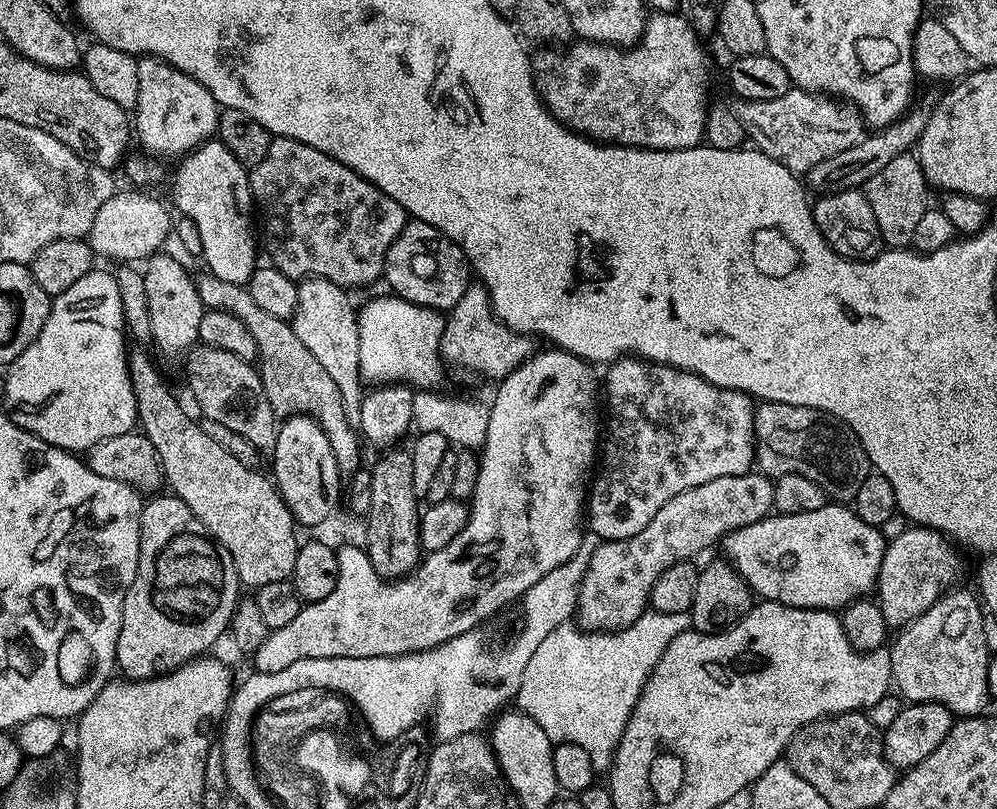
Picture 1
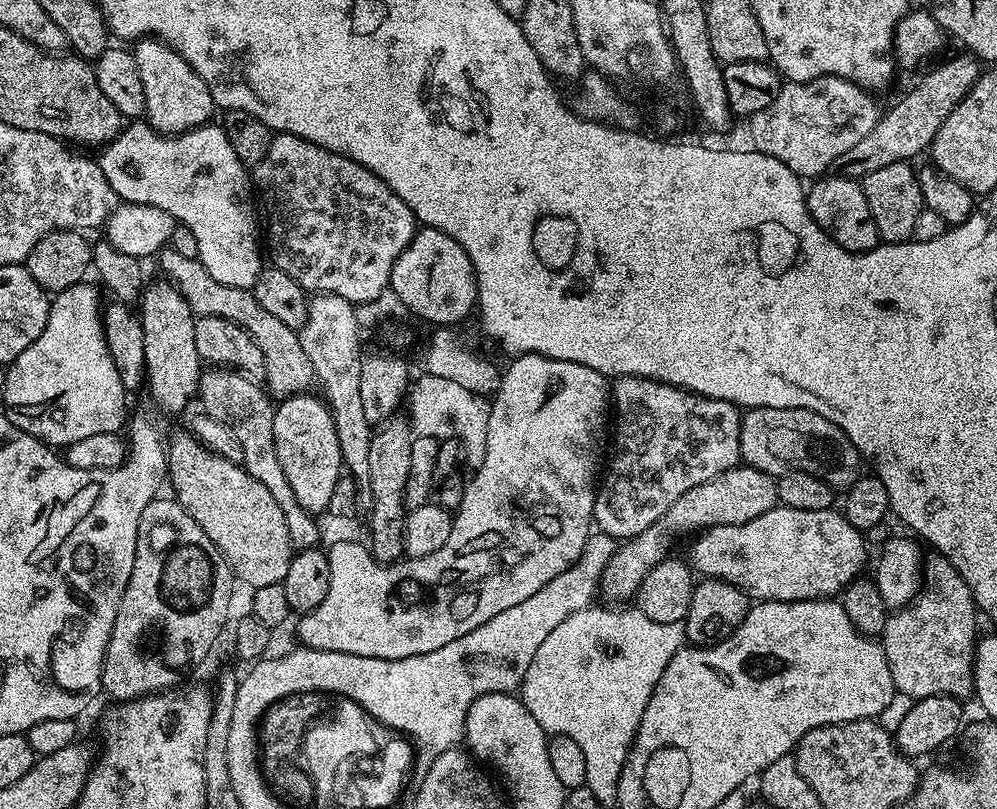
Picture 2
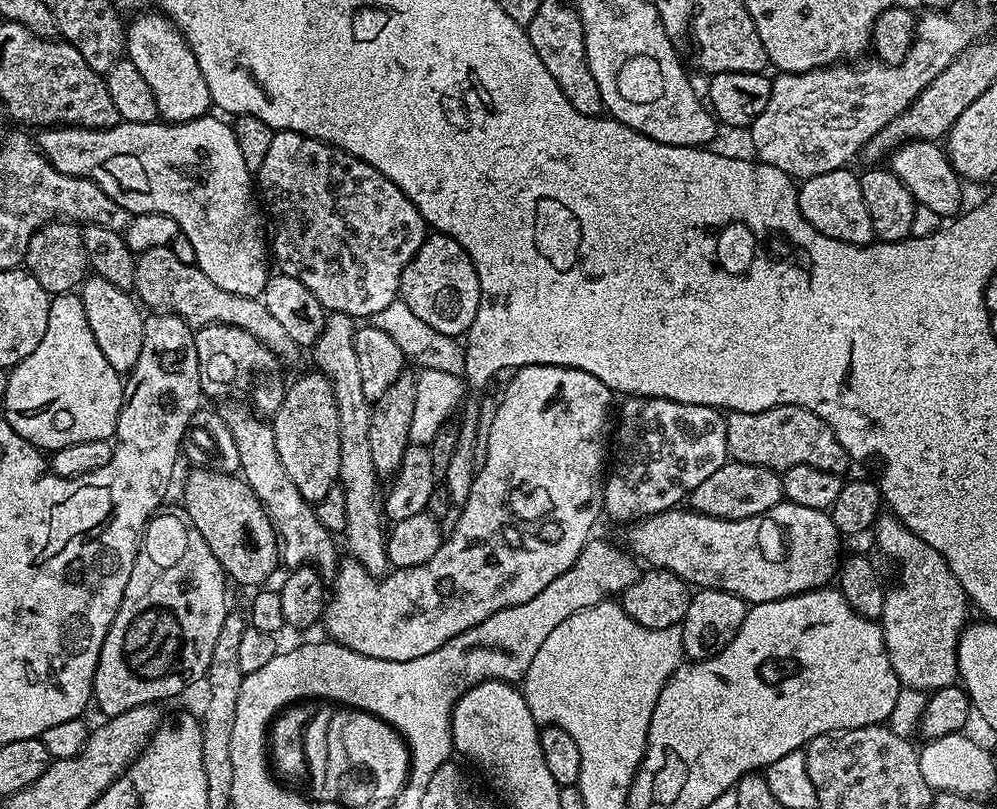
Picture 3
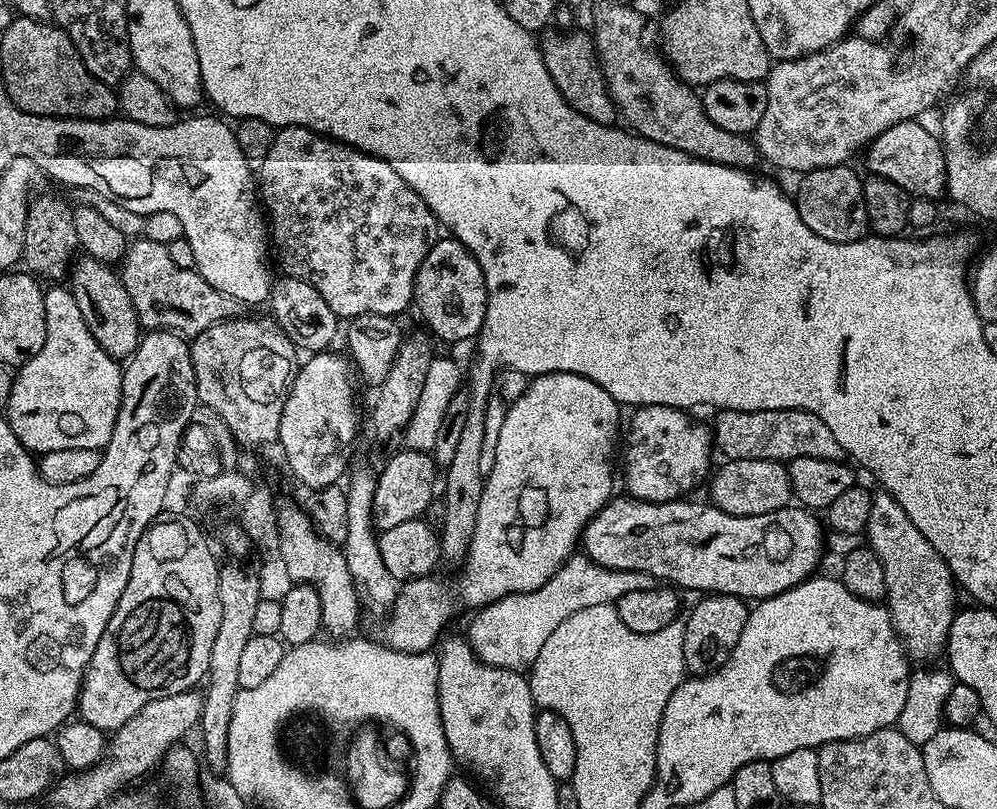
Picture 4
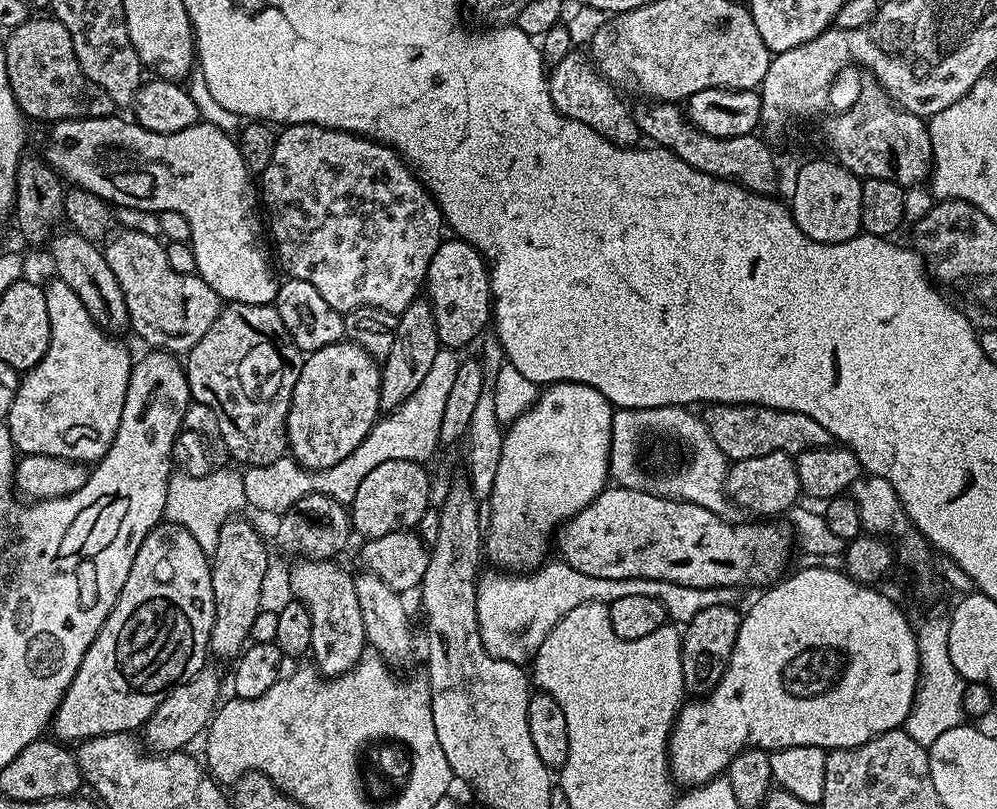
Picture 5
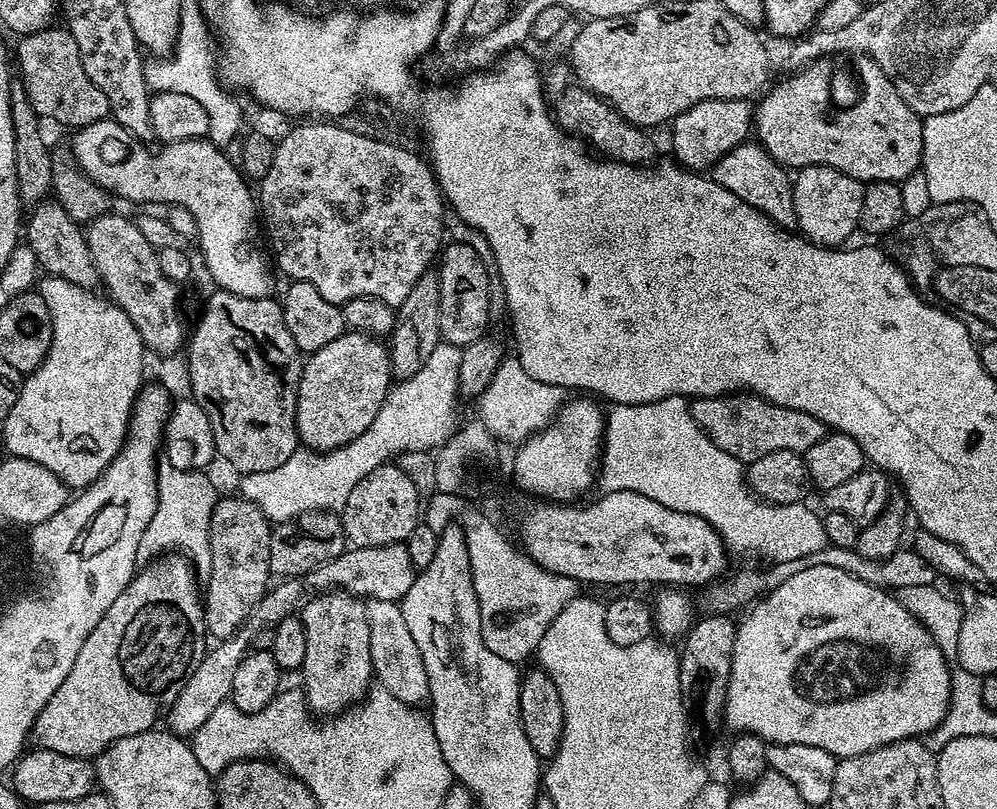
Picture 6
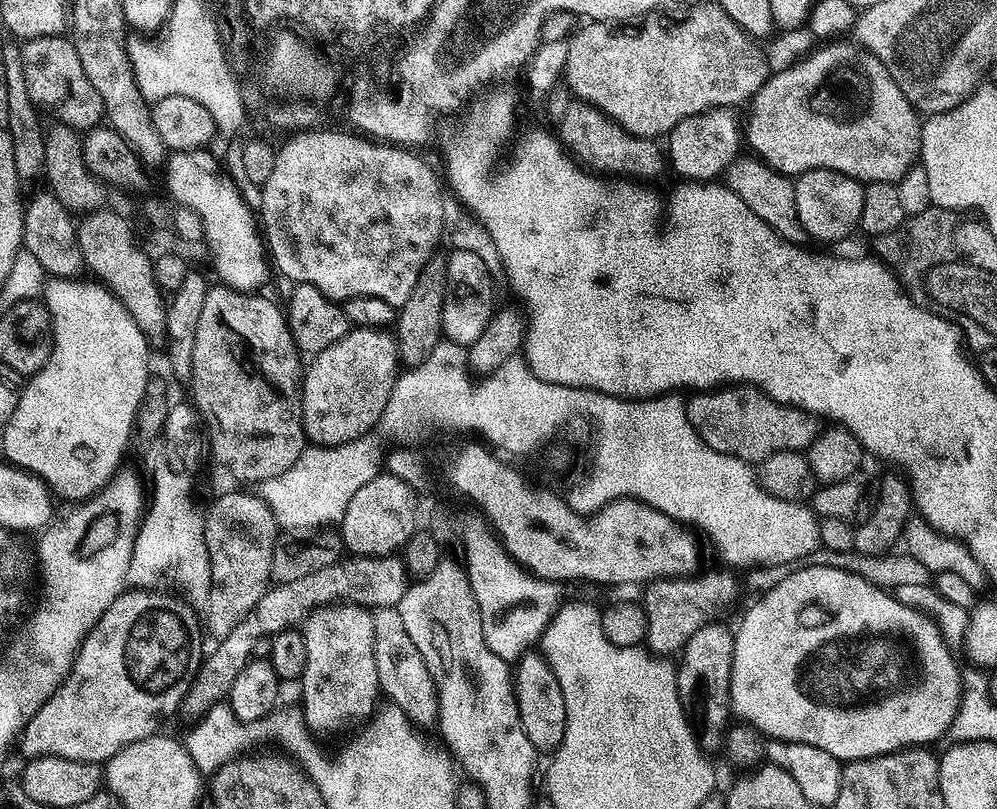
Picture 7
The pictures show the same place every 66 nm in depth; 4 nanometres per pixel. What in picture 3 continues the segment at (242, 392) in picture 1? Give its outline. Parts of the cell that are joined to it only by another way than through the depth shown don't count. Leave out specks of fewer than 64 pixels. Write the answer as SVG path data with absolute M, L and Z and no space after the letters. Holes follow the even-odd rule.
M224 398L219 404L222 422L226 422L230 434L234 434L234 446L238 446L239 475L268 512L279 537L279 559L289 569L311 566L318 568L325 578L335 577L338 555L332 541L335 540L333 533L318 522L313 501L302 498L302 494L298 494L298 486L294 486L290 474L286 474L286 466L282 466L282 458L278 458L278 442L274 442L271 423L243 399Z

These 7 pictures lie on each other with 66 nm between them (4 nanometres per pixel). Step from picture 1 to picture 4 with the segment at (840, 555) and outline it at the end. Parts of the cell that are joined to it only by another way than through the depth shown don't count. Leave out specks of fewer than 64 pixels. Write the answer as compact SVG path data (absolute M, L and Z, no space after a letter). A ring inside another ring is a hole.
M628 494L621 495L609 500L608 505L584 527L583 555L603 568L648 572L657 581L677 584L672 585L677 589L693 588L700 592L696 594L738 596L745 602L769 600L809 579L819 569L816 567L820 564L820 555L826 552L825 529L822 524L820 529L819 522L812 517L815 515L803 506L789 506L770 514L735 516L726 514L711 502L699 504L696 500L688 500L692 498L651 504L634 500Z

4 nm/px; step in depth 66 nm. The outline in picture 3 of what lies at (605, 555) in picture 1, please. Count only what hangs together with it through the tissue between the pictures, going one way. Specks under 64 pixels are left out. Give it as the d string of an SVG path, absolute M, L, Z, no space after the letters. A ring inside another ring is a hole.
M727 462L691 492L691 511L713 516L715 520L754 518L784 500L780 477L781 473L770 468Z

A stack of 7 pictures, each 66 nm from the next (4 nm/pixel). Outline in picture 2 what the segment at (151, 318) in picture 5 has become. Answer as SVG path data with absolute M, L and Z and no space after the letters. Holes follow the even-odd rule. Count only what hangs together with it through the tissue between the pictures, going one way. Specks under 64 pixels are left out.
M170 246L159 253L159 260L161 270L168 275L165 277L184 295L197 317L226 318L242 330L246 330L250 338L254 338L254 346L258 346L258 350L262 350L264 355L262 377L264 376L265 381L263 380L263 383L273 397L298 396L307 393L311 389L308 387L317 383L314 365L310 363L306 350L302 350L299 331L285 326L276 316L269 314L259 304L258 298L254 298L251 290L214 282L213 276L207 272L206 266L202 266L200 259L182 258L182 254L178 254Z

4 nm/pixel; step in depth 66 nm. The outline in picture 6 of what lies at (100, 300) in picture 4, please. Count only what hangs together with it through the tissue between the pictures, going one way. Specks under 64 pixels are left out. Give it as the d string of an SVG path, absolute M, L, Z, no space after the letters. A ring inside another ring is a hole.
M41 202L31 209L32 217L26 220L26 243L34 250L37 265L47 275L57 276L66 282L74 282L78 286L92 290L97 287L98 277L94 258L90 258L88 243L84 237L85 229L62 210L55 202Z

